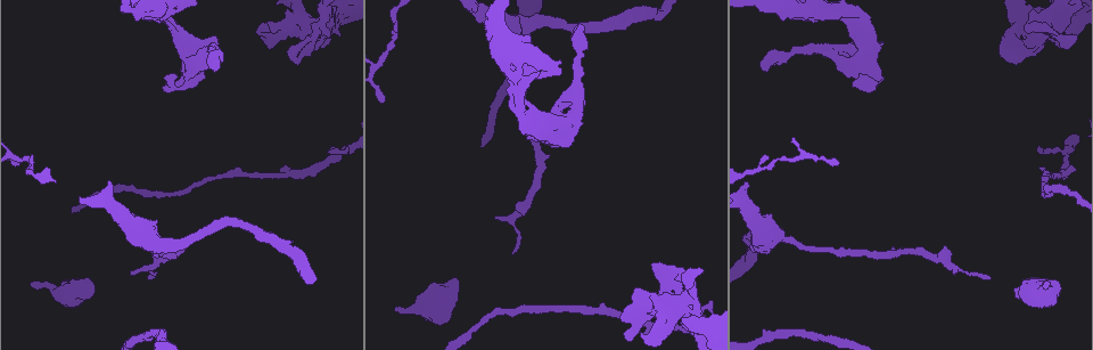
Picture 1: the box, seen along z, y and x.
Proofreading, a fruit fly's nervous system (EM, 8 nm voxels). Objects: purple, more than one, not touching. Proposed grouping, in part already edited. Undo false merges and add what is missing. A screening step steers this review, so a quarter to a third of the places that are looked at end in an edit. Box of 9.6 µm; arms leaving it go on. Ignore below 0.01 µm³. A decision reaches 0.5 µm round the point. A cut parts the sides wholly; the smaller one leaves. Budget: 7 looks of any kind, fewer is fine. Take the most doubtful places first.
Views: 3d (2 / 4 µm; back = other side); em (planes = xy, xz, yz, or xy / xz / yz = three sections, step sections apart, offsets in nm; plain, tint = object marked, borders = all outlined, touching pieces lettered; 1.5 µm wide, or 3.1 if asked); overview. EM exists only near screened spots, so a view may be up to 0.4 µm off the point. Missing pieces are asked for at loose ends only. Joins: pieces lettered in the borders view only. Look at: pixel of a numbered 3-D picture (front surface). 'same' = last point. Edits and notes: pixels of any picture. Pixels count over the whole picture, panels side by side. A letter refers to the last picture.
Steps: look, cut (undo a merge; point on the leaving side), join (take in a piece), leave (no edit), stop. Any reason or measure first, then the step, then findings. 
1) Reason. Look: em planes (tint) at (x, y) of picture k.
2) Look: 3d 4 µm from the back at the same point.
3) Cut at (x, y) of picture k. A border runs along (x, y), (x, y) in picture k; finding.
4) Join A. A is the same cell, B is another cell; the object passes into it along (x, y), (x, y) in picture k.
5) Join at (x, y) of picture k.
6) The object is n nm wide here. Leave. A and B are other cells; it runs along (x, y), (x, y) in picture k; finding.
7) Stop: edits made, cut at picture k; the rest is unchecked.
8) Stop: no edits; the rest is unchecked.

Look: 3d 2 µm at (1046, 282) of picture 1.

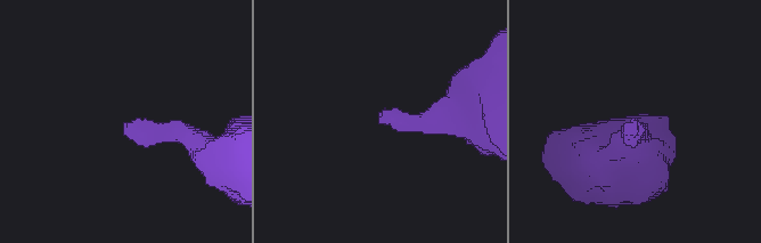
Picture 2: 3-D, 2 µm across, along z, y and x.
Look: em yz step 8 (borders) at (634, 122) of picture 2.

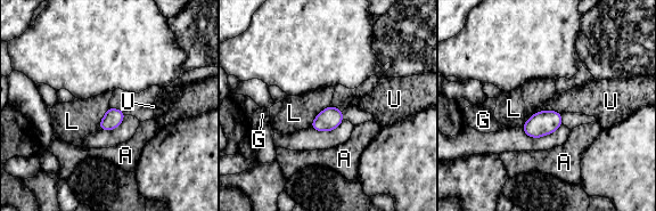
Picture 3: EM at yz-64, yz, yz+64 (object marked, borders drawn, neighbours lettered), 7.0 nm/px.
Look: em planes (borders) at the same point.

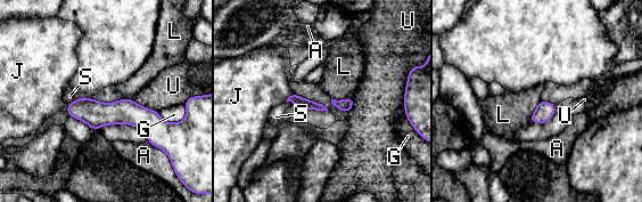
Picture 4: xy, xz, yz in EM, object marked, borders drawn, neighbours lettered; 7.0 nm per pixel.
The longest contact is with U, 220 nm. Join J. J is the same cell, A, G, L, S and U are other cells; the object passes into it along (295, 99), (289, 96), (257, 81) in picture 4; it goes on there.

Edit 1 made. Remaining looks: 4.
An open end. Look: 3d 2 µm from the back at (839, 163) of picture 1.

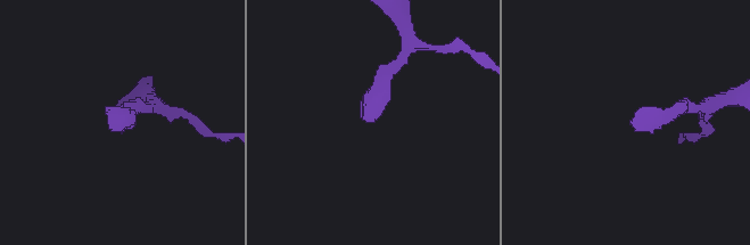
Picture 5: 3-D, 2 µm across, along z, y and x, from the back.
Need the tissue. Look: em planes (borders) at (634, 128) of picture 5.

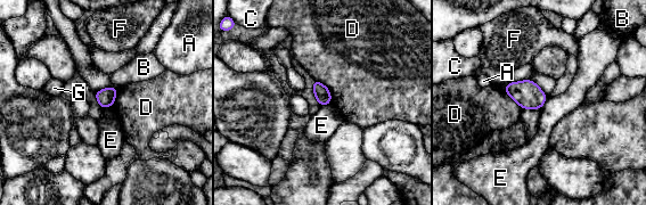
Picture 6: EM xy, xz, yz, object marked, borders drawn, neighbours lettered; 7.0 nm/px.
Leave. A, B, C, D, E, F and G are other cells; a border runs along (548, 97), (540, 109) in picture 6; no lettered piece goes on from it.

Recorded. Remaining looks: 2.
Stop: edits made, join at picture 4; the rest is unchecked.

